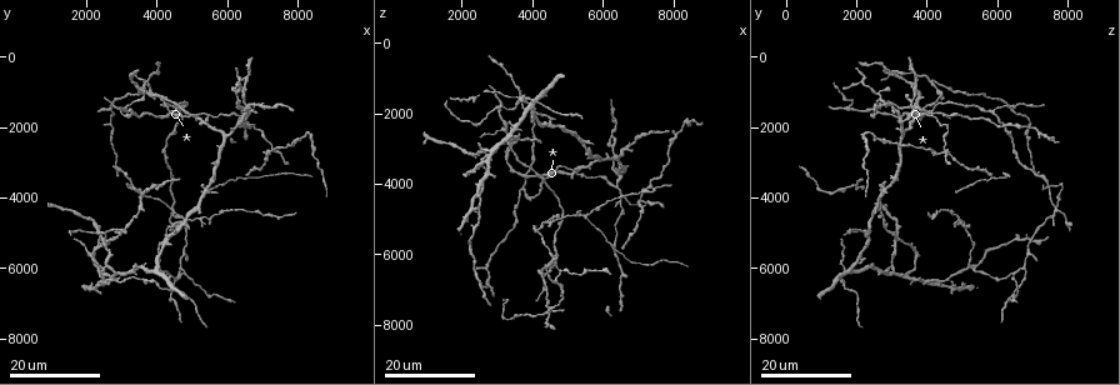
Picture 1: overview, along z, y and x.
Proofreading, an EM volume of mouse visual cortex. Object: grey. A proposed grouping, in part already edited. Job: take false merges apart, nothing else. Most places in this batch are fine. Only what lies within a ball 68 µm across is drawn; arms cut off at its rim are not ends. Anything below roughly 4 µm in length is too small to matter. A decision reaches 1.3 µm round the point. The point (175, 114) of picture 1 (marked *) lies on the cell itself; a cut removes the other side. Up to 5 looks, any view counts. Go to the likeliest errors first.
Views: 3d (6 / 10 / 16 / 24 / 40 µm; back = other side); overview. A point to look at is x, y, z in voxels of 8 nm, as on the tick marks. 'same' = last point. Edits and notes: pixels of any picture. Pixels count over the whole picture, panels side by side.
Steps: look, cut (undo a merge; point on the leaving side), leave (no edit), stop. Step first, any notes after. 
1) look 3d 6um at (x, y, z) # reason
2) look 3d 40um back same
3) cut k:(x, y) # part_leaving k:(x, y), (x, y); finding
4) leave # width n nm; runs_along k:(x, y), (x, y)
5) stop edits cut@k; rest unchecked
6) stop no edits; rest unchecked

look 3d 16um at (6400, 1600, 4100) # looks like a crossing

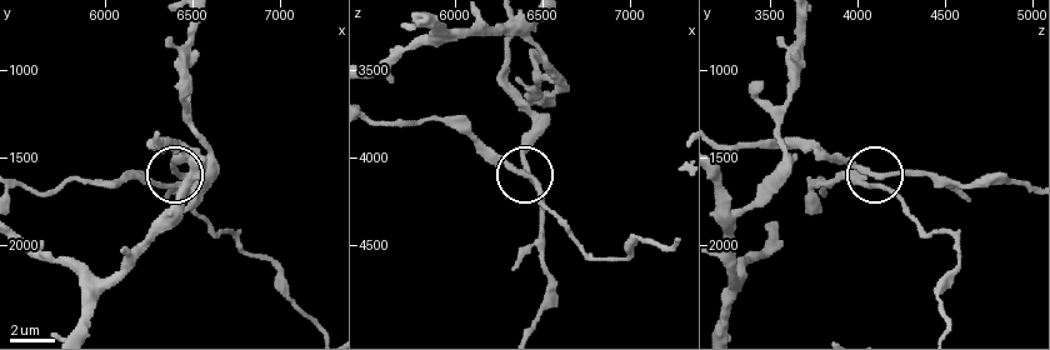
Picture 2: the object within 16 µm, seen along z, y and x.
look 3d 6um at (6440, 1580, 4080)

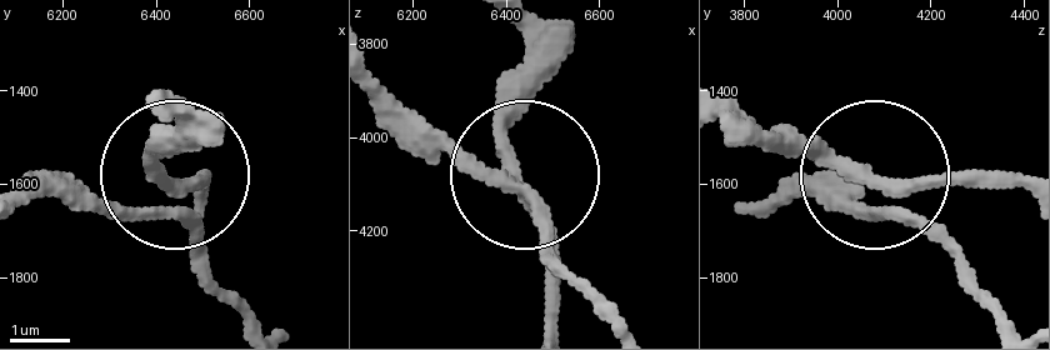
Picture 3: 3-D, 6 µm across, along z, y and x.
leave # width 230 nm; runs_along 3:(381, 76), (520, 176), (500, 91), (530, 21); all the same cell

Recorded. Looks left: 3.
look 3d 16um at (6400, 3400, 5900) # arms part here

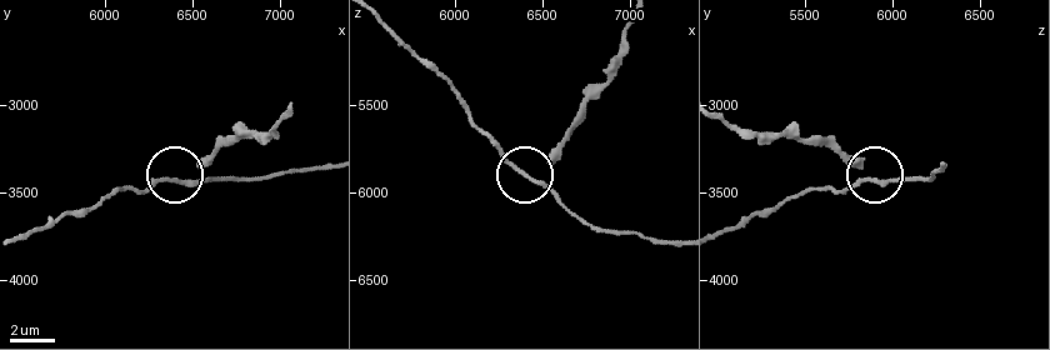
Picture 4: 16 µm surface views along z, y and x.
look 3d 10um at (6420, 3440, 5920)

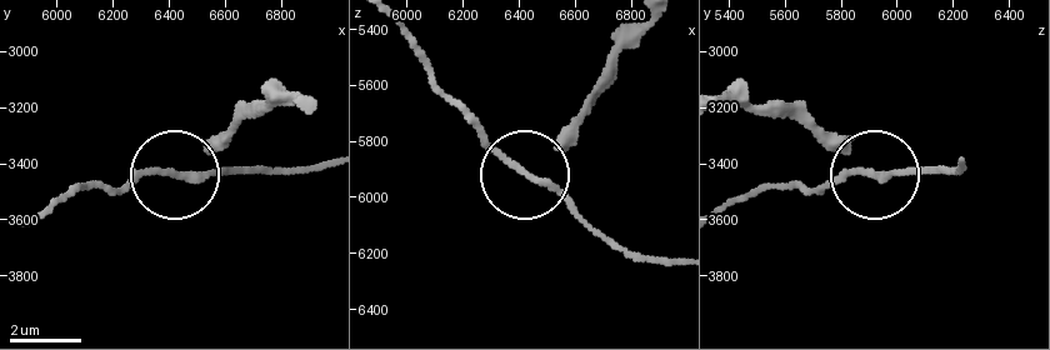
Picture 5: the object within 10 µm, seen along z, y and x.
leave # runs_along 5:(306, 99), (246, 110), (171, 170), (88, 188); one cell here

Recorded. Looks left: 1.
stop no edits; rest unchecked

